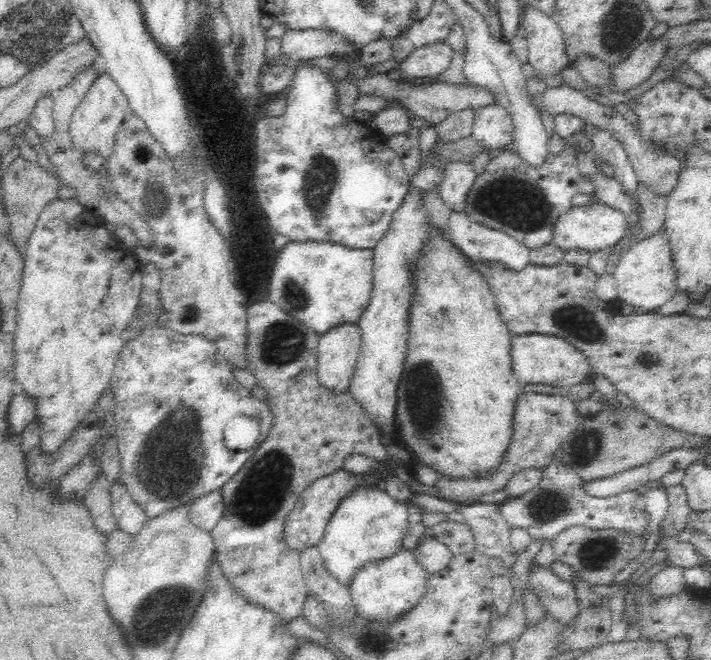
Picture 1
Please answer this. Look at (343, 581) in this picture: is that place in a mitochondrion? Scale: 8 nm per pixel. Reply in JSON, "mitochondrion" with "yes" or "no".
{"mitochondrion":"no"}

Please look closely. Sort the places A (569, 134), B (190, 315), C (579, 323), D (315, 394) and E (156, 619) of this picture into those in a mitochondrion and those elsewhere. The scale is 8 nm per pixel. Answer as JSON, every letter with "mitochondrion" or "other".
{"A":"other","B":"other","C":"mitochondrion","D":"other","E":"mitochondrion"}

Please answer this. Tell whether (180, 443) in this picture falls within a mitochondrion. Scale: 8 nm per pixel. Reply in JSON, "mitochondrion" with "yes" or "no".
{"mitochondrion":"yes"}

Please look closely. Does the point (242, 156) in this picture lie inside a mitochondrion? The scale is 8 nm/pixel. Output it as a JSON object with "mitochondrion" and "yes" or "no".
{"mitochondrion":"no"}

